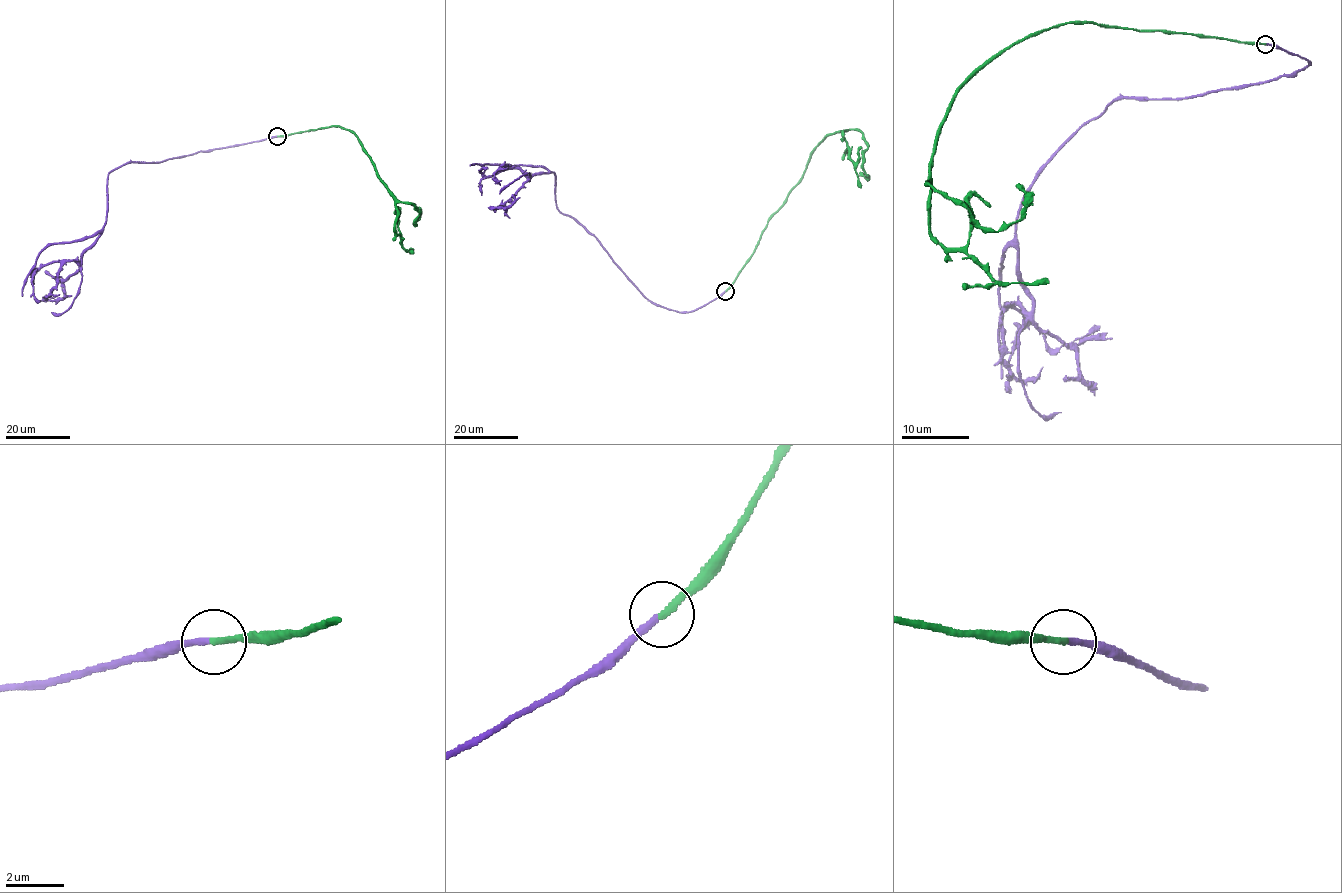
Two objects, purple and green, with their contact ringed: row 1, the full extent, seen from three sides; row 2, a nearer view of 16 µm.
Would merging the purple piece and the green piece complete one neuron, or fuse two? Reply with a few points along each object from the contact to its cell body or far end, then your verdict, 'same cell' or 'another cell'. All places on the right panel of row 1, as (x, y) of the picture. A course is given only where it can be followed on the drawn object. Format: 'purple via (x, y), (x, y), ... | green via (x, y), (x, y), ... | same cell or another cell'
purple via (1265, 44), (1309, 65), (1118, 98), (1034, 182), (1015, 231), (1032, 309), (1008, 304), (1025, 323), (1010, 393) | green via (1265, 44), (1062, 23), (1005, 48), (963, 85), (930, 170), (930, 234), (997, 281), (1049, 281) | same cell

